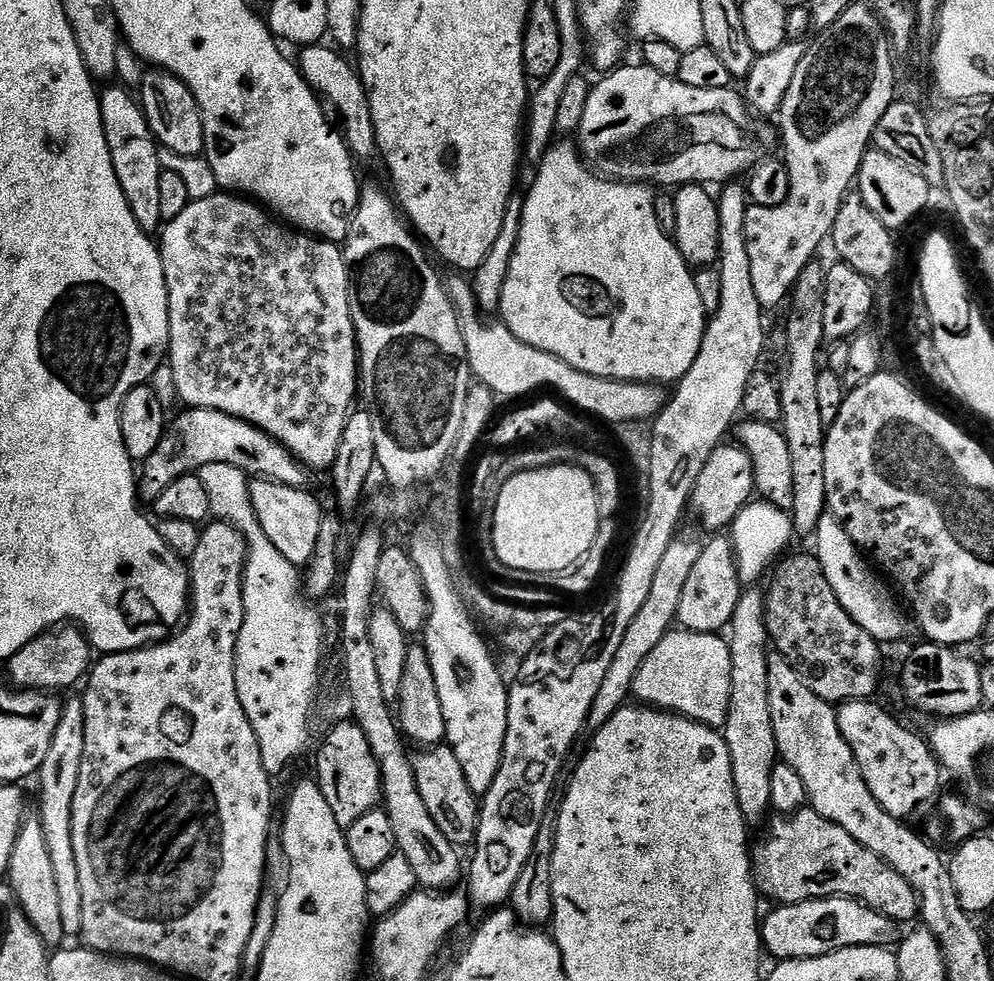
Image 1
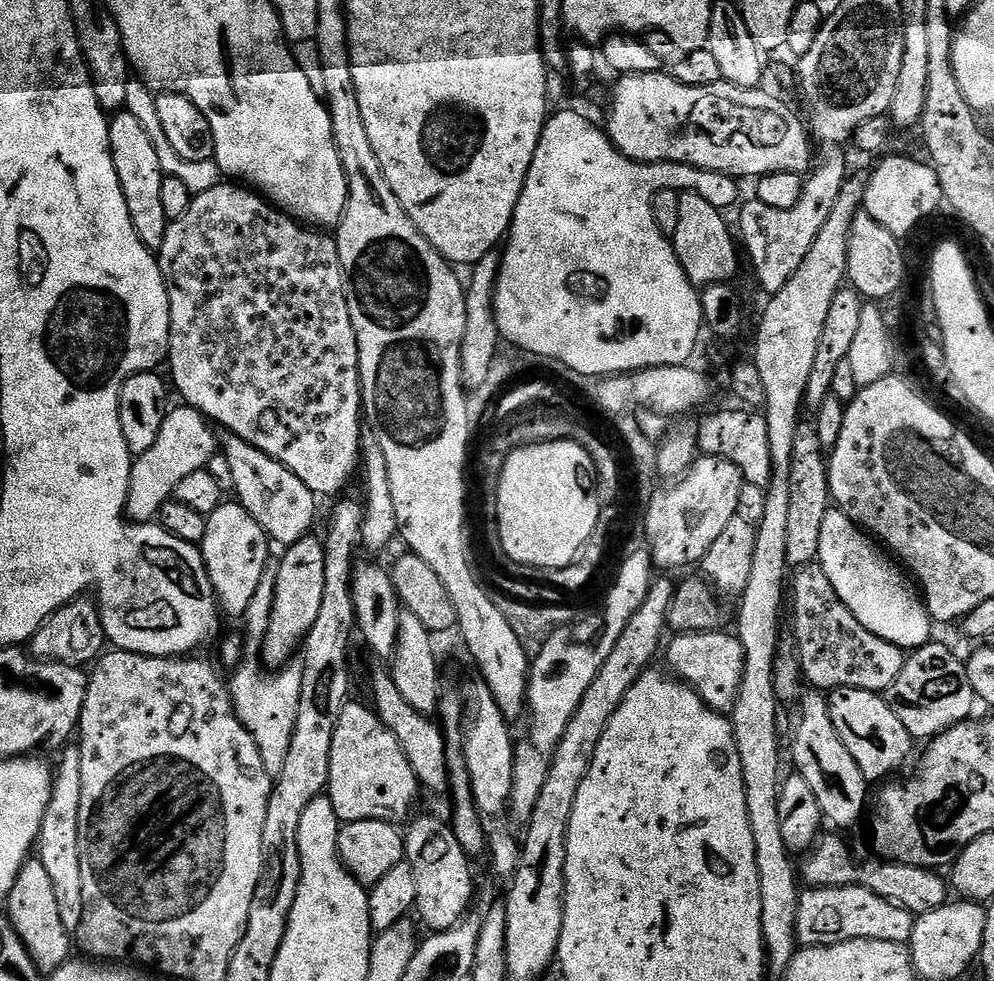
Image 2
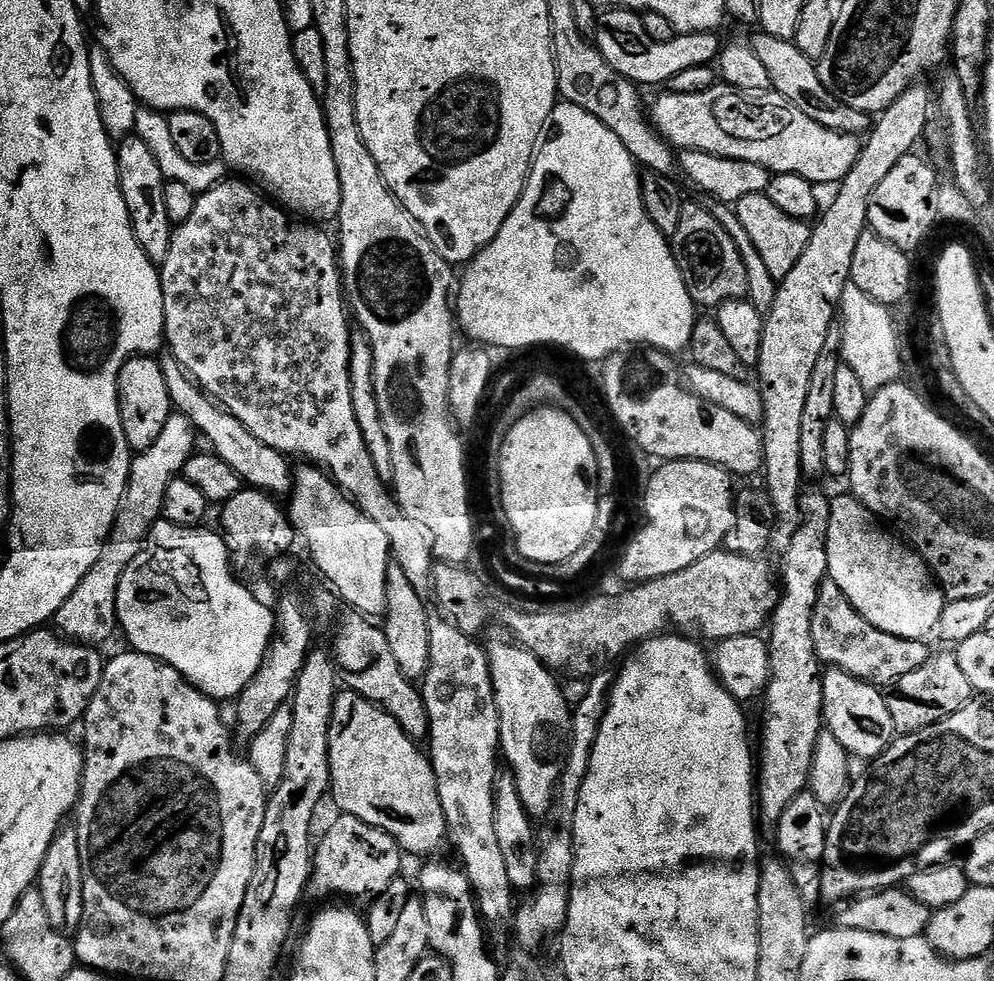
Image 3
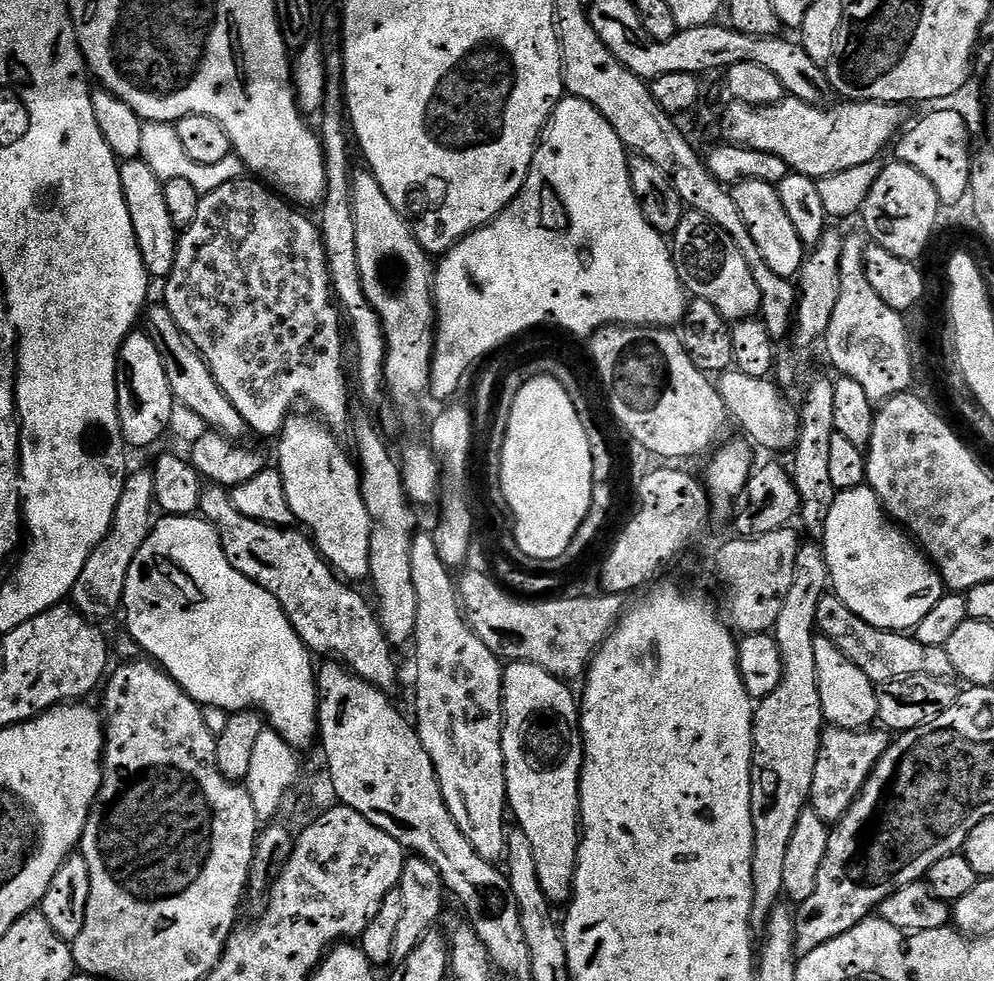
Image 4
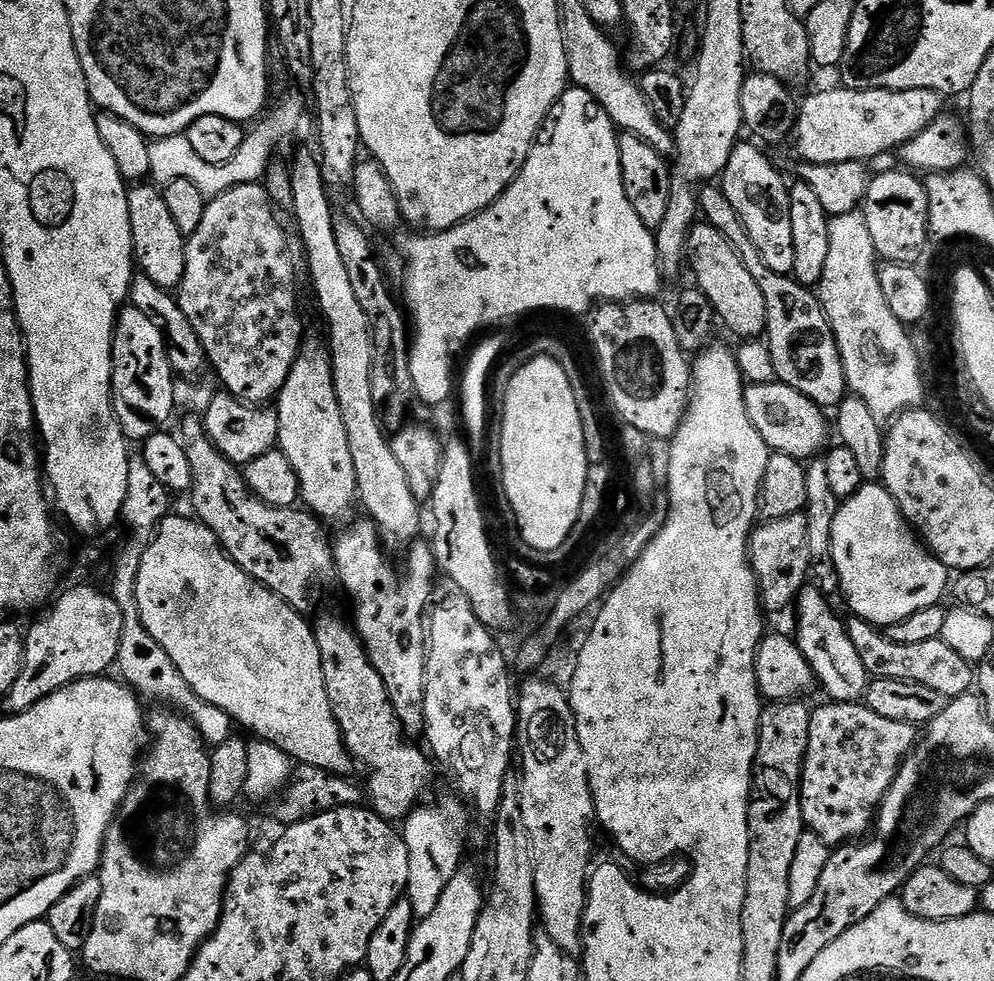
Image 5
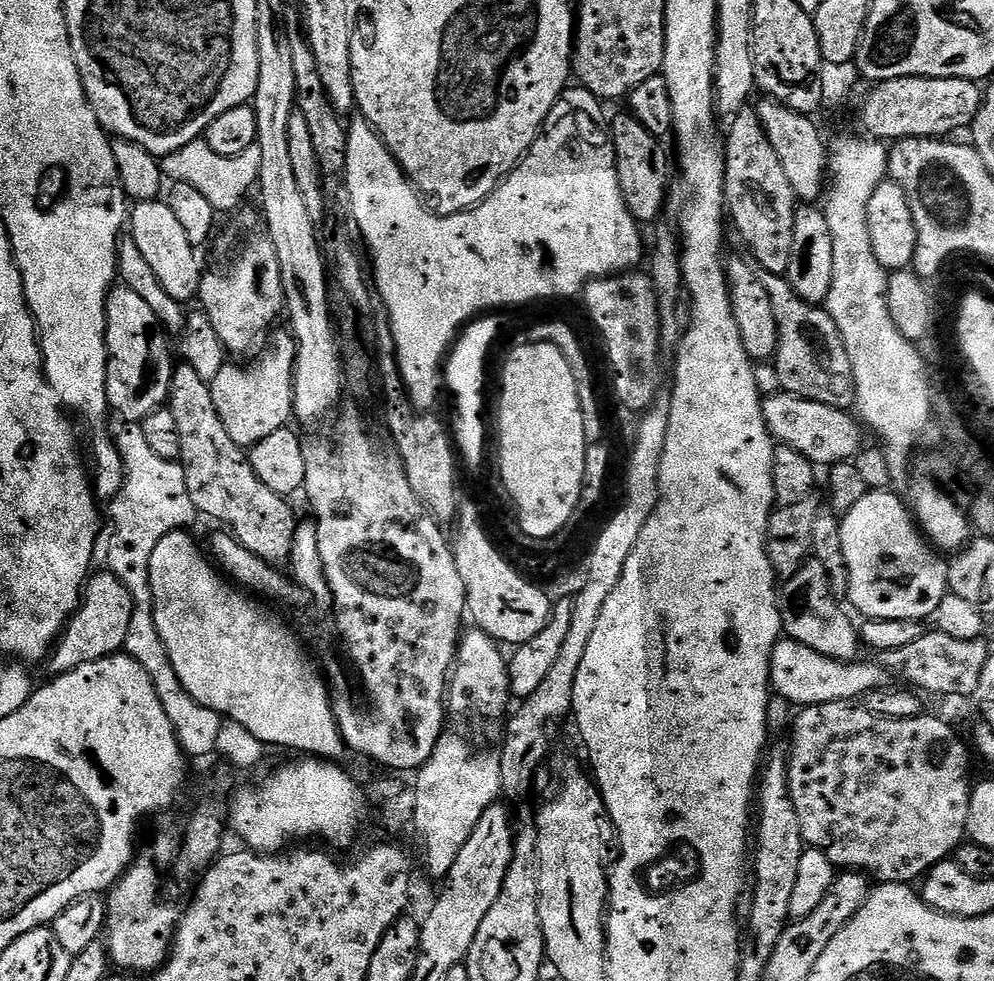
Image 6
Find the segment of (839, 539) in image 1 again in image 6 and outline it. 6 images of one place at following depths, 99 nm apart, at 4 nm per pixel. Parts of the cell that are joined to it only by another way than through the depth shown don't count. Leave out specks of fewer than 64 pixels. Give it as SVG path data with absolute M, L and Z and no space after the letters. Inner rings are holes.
M870 490L858 506L843 513L840 529L850 574L848 600L864 618L924 622L949 593L948 565L920 531L909 505L895 495L899 496L892 490Z

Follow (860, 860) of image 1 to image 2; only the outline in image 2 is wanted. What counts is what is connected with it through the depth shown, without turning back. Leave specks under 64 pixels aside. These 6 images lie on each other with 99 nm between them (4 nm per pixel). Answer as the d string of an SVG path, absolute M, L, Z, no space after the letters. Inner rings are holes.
M821 835L803 860L804 865L799 865L798 876L808 888L841 888L847 884L859 884L860 887L886 898L886 902L902 906L915 917L930 914L930 910L938 910L950 900L949 881L945 877L943 880L939 871L895 862L876 862L880 864L864 864L861 868L856 868L856 860L848 853L840 836Z

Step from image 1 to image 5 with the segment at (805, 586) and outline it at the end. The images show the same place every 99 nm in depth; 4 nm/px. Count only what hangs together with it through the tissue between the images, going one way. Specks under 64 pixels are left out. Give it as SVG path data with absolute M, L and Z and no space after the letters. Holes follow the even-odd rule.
M849 619L846 627L850 634L850 642L854 642L854 647L858 650L858 658L862 658L862 666L866 666L869 677L919 684L937 691L945 698L966 696L973 691L973 661L962 658L962 654L950 650L950 646L946 646L944 640L914 642L914 646L906 646L902 642L889 640L879 627L869 624L867 620Z

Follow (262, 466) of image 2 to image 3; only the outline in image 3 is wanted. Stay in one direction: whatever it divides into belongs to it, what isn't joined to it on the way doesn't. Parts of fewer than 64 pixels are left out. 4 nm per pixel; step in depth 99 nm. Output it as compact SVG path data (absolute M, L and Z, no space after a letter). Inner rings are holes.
M171 354L161 355L159 362L173 409L179 415L185 416L203 439L204 436L208 439L207 447L214 455L222 458L222 462L226 462L226 466L230 466L230 470L234 470L234 474L238 474L240 481L247 487L257 488L258 491L267 492L277 498L287 497L292 491L294 475L293 465L288 465L291 464L289 457L266 446L266 442L258 442L258 438L254 438L254 434L250 434L250 430L246 430L246 426L242 426L242 422L238 422L234 414L227 412L200 389L199 384Z

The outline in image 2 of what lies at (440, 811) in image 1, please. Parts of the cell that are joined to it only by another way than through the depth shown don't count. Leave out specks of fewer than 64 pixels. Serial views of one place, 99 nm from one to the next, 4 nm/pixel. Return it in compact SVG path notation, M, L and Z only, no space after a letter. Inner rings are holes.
M391 671L376 672L372 676L372 700L376 716L398 738L398 746L406 754L410 762L410 770L418 778L421 789L425 793L433 792L440 796L449 791L448 787L448 743L444 738L441 725L435 719L424 716L406 698L402 698L402 693L398 691L398 686L394 686L394 678Z

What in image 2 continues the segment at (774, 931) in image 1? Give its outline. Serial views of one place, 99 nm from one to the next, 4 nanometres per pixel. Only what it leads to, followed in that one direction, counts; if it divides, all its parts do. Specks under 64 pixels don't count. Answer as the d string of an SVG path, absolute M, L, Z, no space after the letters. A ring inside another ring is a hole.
M860 887L808 888L801 891L796 918L796 938L803 947L834 946L847 940L877 940L907 945L912 938L916 917L894 902Z

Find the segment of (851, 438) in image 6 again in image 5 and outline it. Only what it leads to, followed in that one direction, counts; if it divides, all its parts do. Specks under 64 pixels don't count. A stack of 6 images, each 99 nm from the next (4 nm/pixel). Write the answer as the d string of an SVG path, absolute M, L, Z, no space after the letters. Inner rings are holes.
M779 382L748 384L744 390L744 401L746 414L750 414L750 422L754 422L754 430L762 434L766 446L772 452L790 454L790 458L808 462L819 457L829 447L825 409L810 402L806 394L798 394L798 390Z

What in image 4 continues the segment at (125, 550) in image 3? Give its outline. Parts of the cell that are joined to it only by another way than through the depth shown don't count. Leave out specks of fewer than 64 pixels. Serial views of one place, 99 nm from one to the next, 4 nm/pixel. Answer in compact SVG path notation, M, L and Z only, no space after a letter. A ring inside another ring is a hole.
M148 470L135 472L125 479L124 489L115 497L112 523L107 525L90 558L86 558L86 566L82 566L82 574L78 574L70 593L74 607L93 622L108 620L115 612L117 615L121 611L126 590L126 574L130 574L130 562L134 562L138 550L142 550L146 538L154 527L154 515L152 516L156 508L154 478Z

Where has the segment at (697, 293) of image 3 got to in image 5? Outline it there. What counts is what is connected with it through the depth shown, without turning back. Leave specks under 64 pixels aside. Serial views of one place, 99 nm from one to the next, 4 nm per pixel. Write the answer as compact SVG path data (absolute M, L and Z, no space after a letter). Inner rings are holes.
M698 222L688 235L686 264L696 275L695 287L700 289L714 306L719 323L724 324L740 336L741 341L755 340L766 333L766 298L762 298L762 289L758 282L746 270L742 258L734 250L731 242L720 233L720 229L707 222Z

